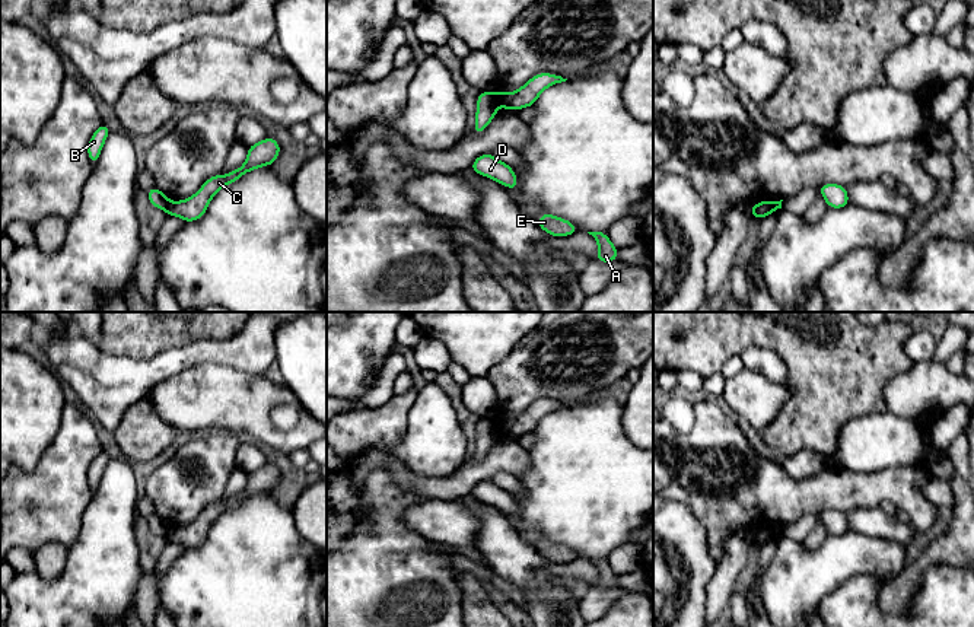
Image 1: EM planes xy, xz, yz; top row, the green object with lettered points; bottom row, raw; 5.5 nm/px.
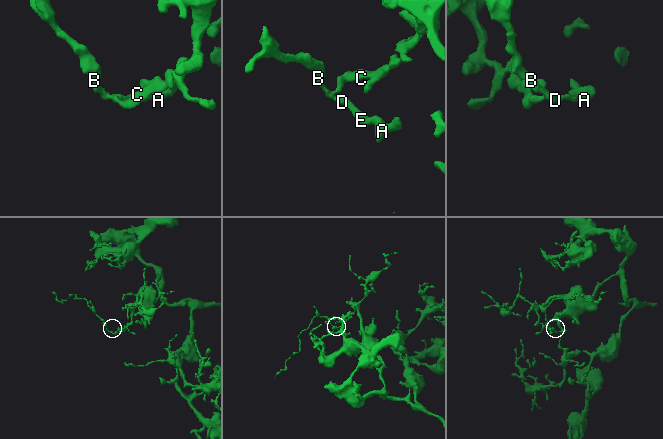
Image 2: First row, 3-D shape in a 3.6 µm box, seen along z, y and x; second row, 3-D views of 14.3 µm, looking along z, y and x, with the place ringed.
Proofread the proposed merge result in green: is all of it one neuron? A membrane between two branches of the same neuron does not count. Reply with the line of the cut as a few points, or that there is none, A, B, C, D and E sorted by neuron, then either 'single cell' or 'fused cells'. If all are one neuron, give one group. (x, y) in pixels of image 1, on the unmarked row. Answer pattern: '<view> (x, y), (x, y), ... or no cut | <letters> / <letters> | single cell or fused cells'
xz (492, 419), (497, 430) | A B D E / C | fused cells

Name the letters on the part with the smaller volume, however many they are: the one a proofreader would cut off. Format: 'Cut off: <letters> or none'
Cut off: A, B, D, E

